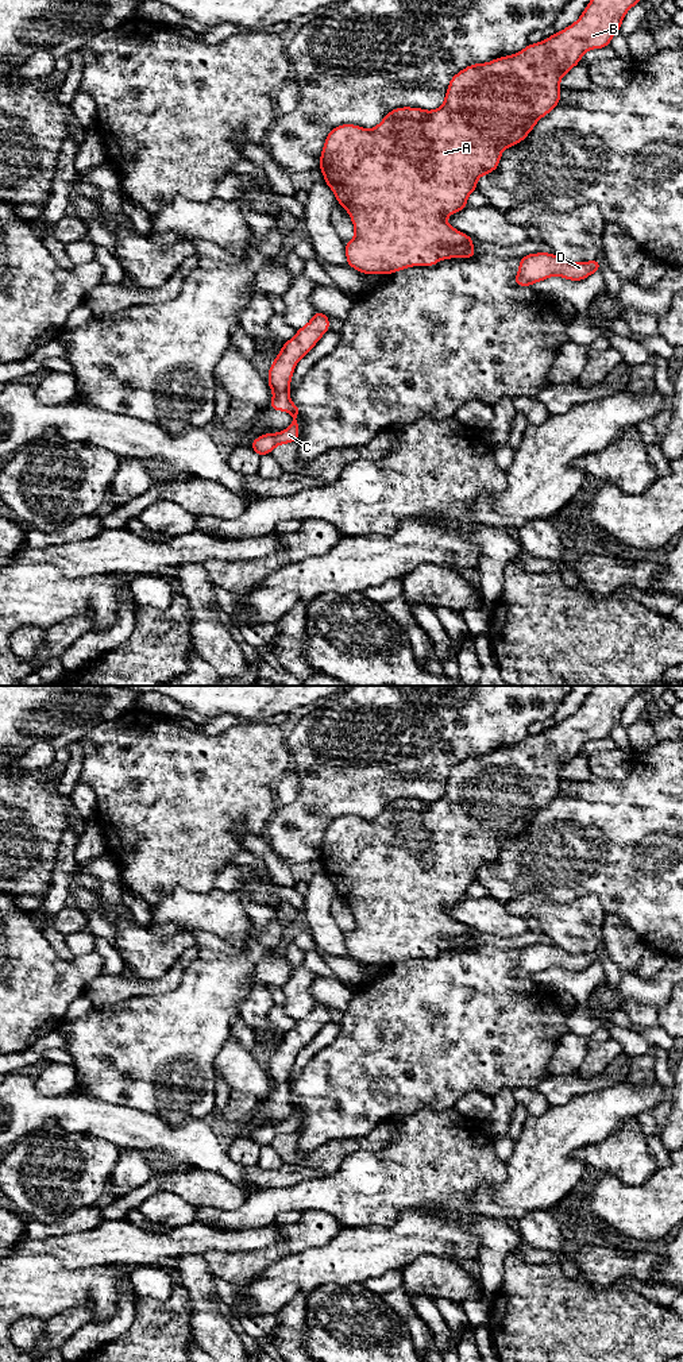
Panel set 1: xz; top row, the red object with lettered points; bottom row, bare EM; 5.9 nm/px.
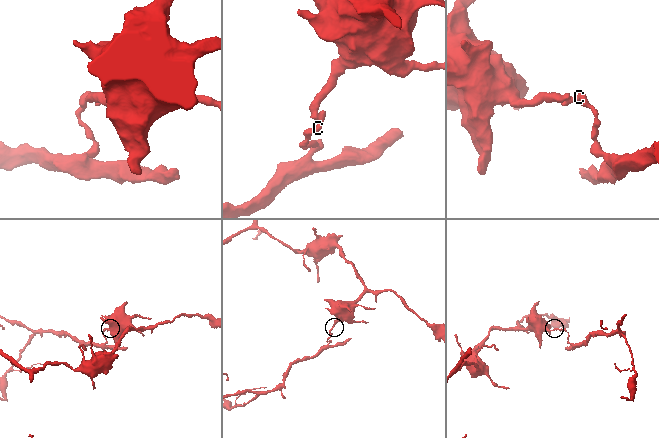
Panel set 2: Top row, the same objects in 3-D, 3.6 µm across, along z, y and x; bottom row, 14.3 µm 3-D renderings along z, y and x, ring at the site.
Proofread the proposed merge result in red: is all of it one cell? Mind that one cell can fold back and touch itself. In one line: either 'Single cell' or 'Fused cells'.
Fused cells

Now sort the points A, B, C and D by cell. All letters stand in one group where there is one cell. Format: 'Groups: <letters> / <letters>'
Groups: A B D / C

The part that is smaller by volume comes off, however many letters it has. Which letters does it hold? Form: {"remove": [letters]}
{"remove": ["C"]}

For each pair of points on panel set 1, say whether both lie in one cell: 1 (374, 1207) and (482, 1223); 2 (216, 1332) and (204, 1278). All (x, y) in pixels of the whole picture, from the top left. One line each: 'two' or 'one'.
1: one
2: one

